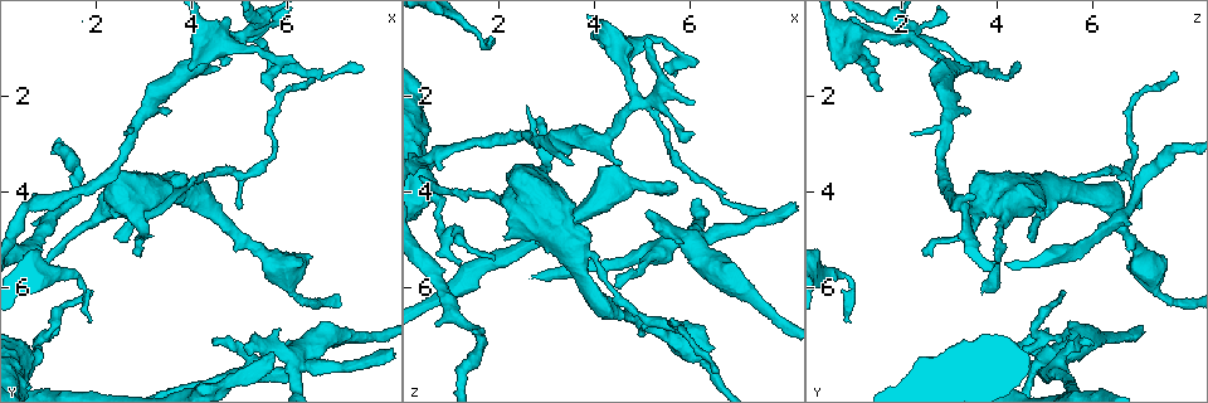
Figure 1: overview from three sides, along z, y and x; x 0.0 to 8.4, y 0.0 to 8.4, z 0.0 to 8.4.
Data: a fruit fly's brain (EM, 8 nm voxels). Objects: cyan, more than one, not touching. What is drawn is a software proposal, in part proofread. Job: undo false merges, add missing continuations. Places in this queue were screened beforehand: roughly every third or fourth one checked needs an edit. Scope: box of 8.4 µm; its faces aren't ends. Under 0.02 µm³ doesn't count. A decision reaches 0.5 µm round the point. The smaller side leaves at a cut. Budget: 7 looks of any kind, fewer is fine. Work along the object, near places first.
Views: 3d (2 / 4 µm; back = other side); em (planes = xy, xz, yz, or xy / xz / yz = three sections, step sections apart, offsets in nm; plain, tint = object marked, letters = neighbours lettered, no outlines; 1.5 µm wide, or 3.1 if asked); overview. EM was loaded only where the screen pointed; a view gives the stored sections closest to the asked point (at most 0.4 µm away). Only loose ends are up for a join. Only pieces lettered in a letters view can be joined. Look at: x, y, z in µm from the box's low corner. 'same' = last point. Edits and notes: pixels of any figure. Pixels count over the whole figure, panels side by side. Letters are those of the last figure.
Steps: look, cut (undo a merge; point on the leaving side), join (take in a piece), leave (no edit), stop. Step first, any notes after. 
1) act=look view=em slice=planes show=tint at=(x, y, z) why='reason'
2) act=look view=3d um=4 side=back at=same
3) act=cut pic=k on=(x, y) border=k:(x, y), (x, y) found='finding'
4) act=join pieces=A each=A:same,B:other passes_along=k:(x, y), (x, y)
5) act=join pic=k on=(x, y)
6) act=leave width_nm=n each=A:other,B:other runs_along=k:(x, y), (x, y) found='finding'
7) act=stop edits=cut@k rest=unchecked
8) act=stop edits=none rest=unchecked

act=look view=3d um=4 at=(2.20, 4.25, 5.05) why='free end'

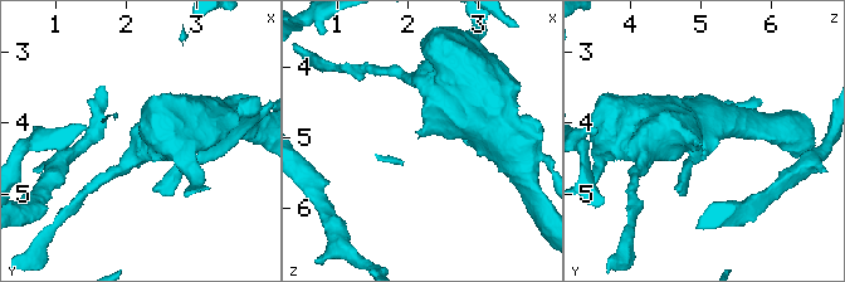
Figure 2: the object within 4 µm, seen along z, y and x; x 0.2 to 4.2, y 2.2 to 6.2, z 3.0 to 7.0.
act=look view=em slice=planes show=letters at=(2.15, 4.25, 5.00) why='now the EM'

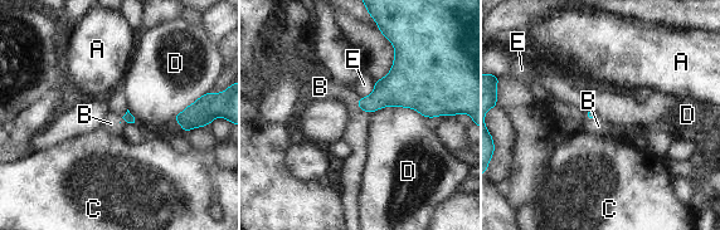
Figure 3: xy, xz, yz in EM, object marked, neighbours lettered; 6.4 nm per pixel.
act=join pieces=B each=A:other,B:same,C:other,D:other,E:other passes_along=3:(590, 114), (592, 120), (598, 126) found='it goes on there'

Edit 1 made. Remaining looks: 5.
act=look view=em slice=planes show=tint at=(6.15, 7.50, 5.05) why='thick turns thin'

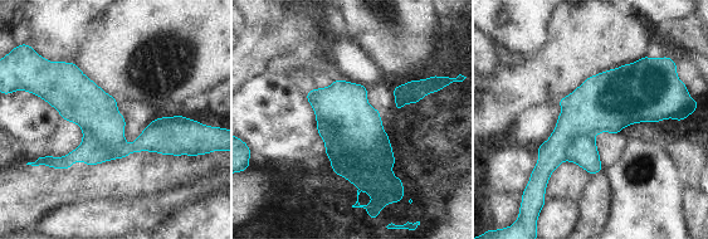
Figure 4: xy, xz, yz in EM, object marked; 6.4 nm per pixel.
act=look view=em slice=planes show=letters at=same why='what lies round it'

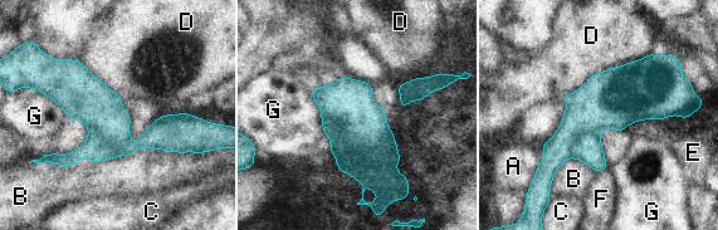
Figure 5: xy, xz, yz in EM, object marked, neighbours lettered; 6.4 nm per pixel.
act=cut pic=5 on=(587, 148) each=A:other,B:other,C:other,D:other,E:other,F:other,G:other border=5:(597, 131), (580, 135), (571, 156) found='a second neuron is stuck on'

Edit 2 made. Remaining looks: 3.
act=stop edits=join@3,cut@5 rest=unchecked

